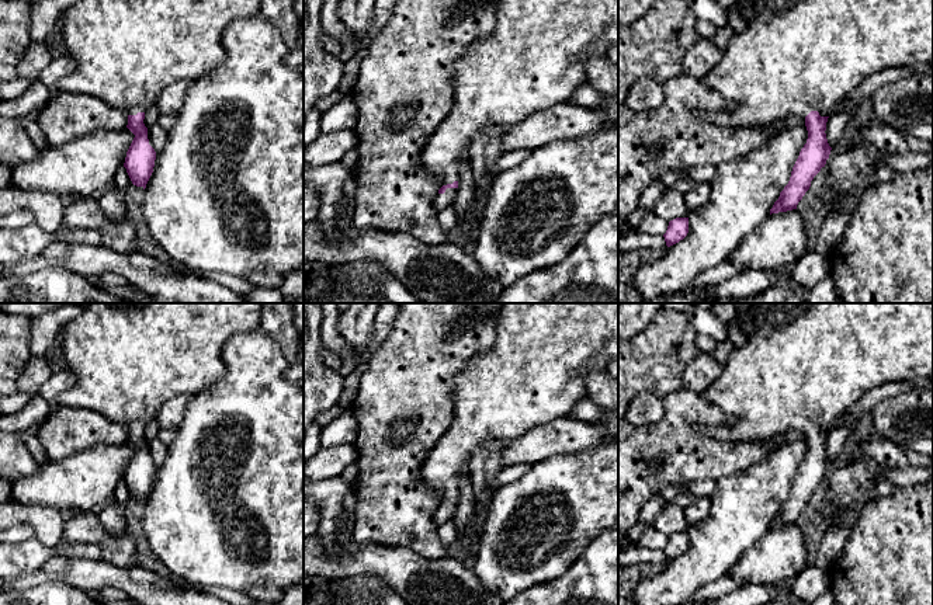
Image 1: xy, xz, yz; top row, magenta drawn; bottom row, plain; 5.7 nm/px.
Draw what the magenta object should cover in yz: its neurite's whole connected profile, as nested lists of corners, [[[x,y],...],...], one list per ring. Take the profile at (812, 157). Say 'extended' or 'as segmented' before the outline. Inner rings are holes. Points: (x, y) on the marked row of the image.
extended | [[[753,0],[753,1],[755,1],[755,20],[748,25],[748,28],[743,32],[733,34],[731,36],[719,63],[701,79],[701,81],[707,87],[718,91],[735,108],[732,111],[721,109],[721,111],[704,112],[703,117],[704,119],[712,124],[728,128],[766,126],[791,114],[800,115],[805,119],[805,126],[808,131],[807,143],[801,149],[800,156],[792,167],[788,184],[780,192],[778,199],[774,202],[773,208],[770,209],[771,215],[771,213],[797,209],[798,202],[809,190],[811,181],[821,171],[821,168],[825,167],[826,160],[829,159],[832,150],[825,133],[826,122],[829,114],[835,109],[836,104],[840,100],[843,100],[849,93],[852,93],[864,79],[884,69],[933,65],[933,0]]]

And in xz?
extended | [[[499,0],[490,34],[457,62],[452,108],[420,154],[424,168],[440,181],[434,208],[440,212],[454,205],[459,188],[459,159],[469,159],[472,140],[483,128],[499,125],[507,131],[535,112],[566,102],[576,88],[587,83],[589,60],[607,56],[613,45],[618,45],[618,0]]]

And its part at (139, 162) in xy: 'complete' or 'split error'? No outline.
split error

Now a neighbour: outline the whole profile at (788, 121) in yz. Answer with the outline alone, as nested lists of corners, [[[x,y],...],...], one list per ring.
[[[787,115],[778,121],[771,122],[770,125],[766,126],[760,126],[760,128],[770,128],[771,131],[781,131],[781,129],[788,129],[797,125],[804,125],[805,126],[805,118],[800,117],[800,115]]]

